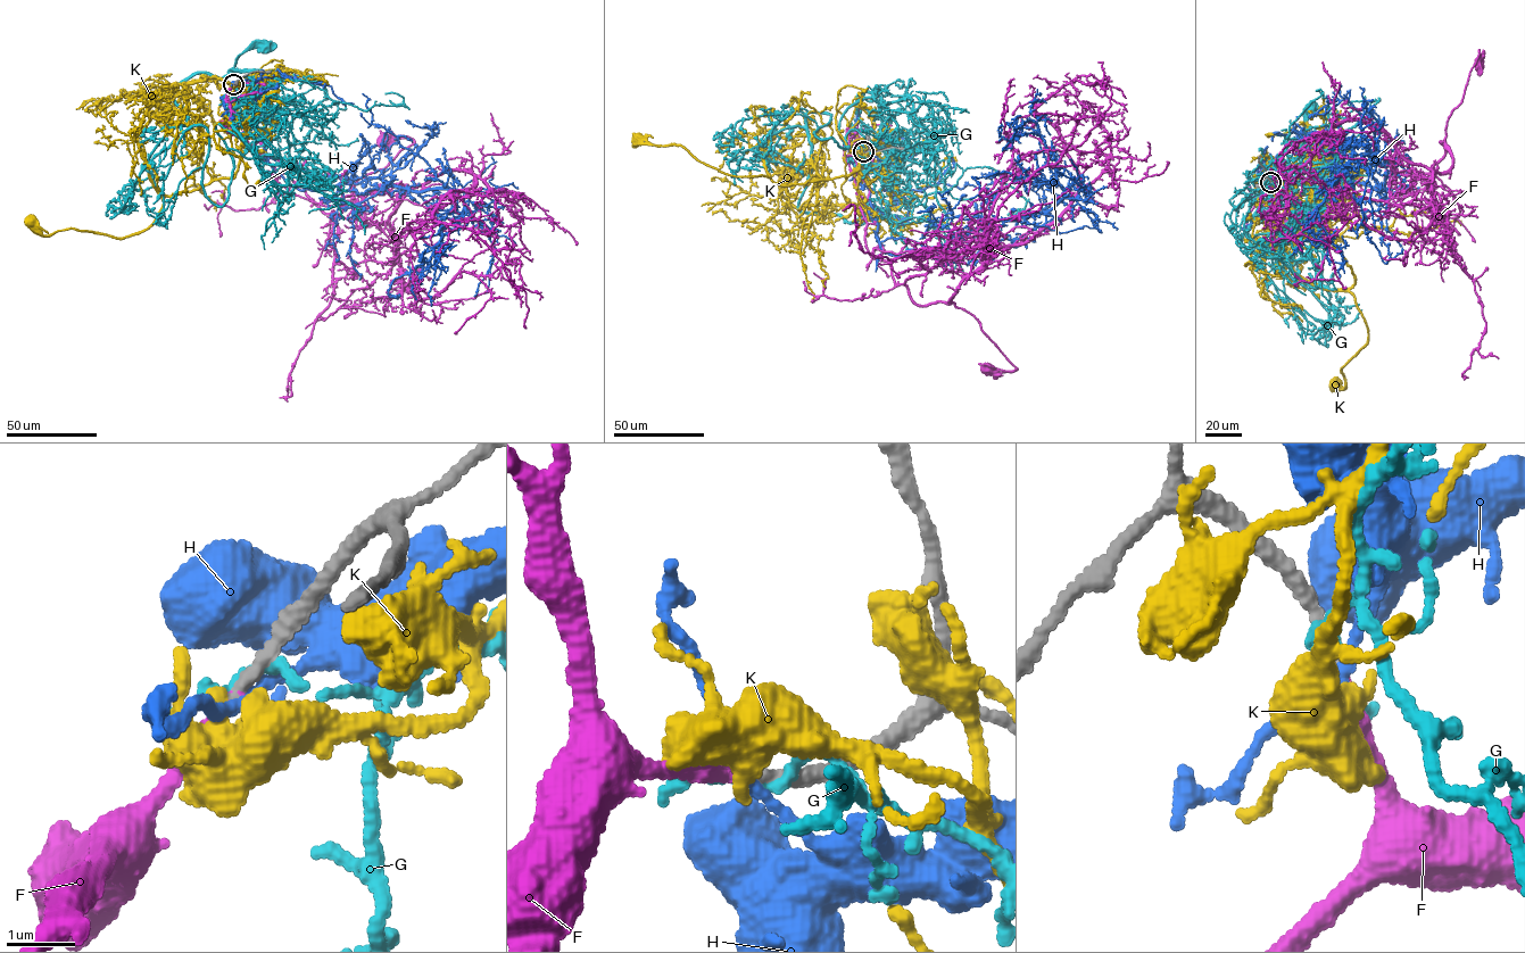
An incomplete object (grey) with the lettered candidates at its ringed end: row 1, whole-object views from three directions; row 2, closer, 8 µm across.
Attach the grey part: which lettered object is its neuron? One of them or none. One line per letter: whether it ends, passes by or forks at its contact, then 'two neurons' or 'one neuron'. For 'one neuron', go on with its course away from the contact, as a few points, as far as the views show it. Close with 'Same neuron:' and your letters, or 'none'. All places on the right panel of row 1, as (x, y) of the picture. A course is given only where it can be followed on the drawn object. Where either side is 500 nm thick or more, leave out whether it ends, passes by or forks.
F: it ends there; one neuron; it runs (1270, 181), (1319, 179), (1353, 192), (1399, 173), (1432, 174), (1478, 50), (1480, 65)
G: it passes by; two neurons
H: it passes by; two neurons
K: it passes by; two neurons
Same neuron: F

